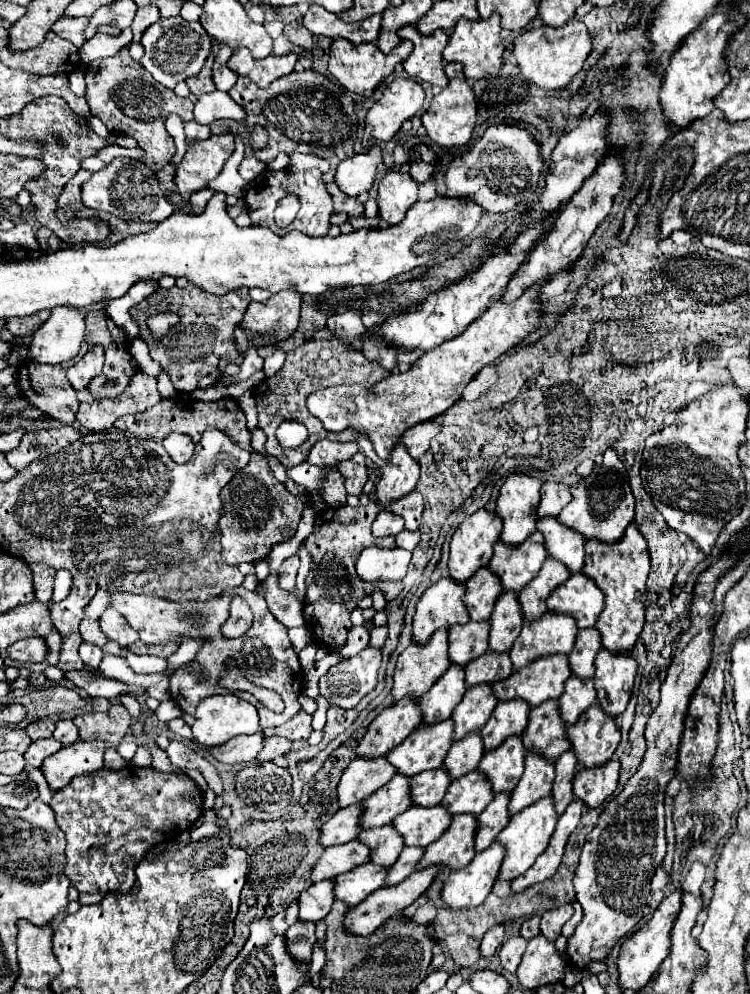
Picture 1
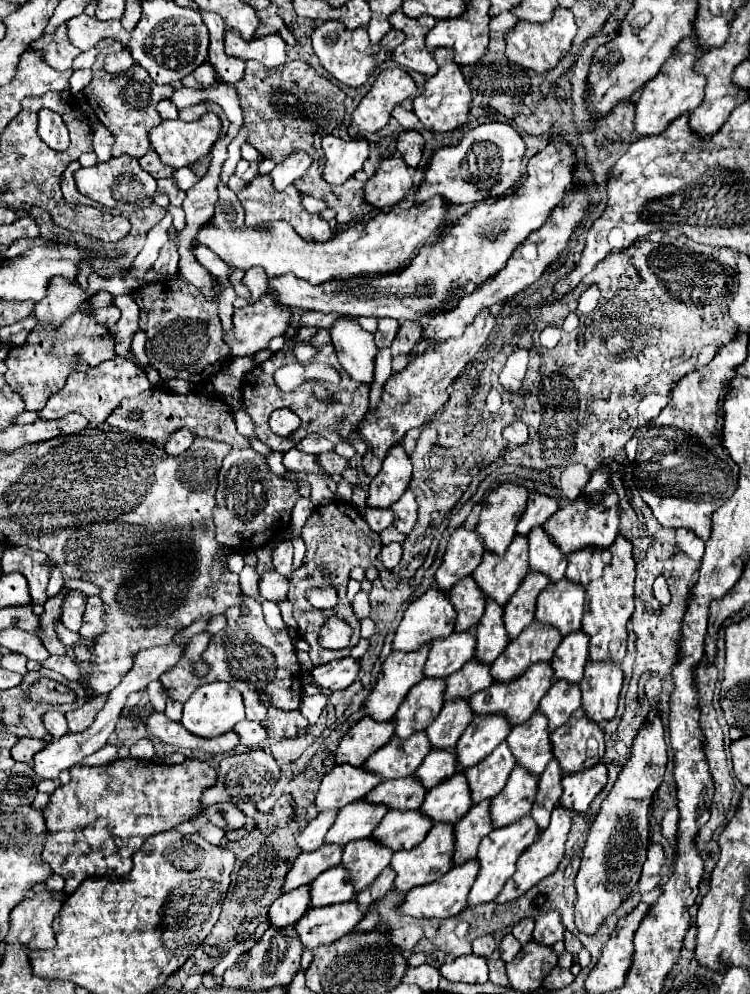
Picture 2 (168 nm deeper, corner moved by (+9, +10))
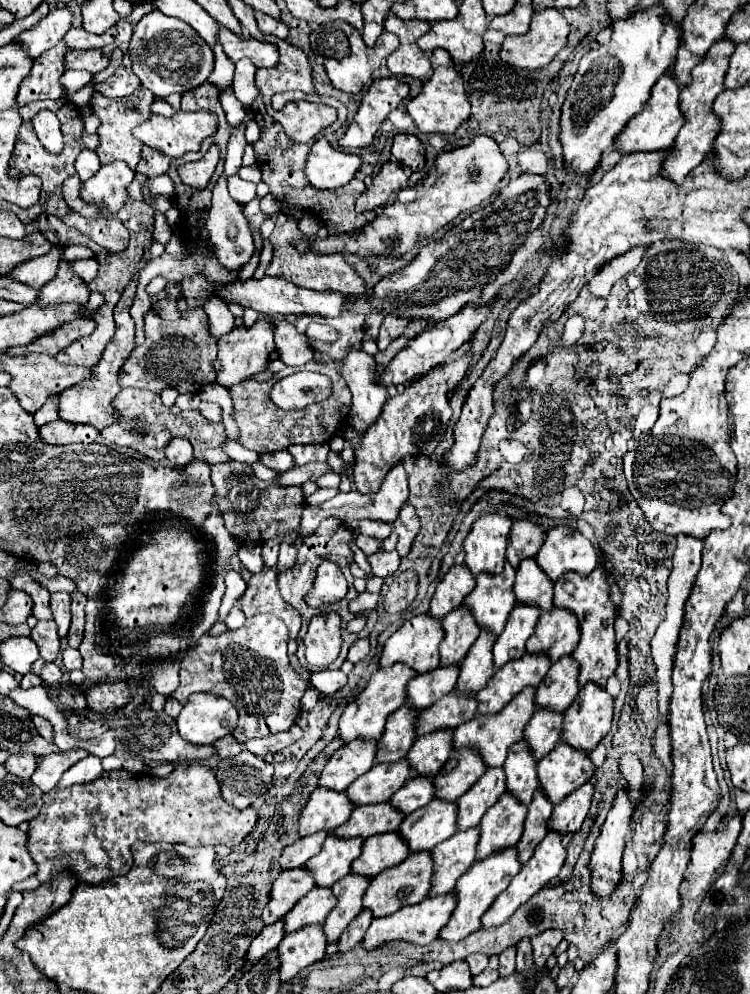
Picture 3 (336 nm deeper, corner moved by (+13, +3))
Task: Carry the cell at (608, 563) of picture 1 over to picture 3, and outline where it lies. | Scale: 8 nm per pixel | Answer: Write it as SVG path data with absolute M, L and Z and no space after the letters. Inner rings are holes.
M602 562L592 574L580 576L580 574L564 574L564 578L558 578L554 584L554 606L566 608L576 614L580 622L580 642L576 650L572 652L572 658L580 662L580 684L596 682L600 686L606 686L606 680L616 672L618 668L618 652L616 652L616 634L614 634L614 622L616 622L616 608L610 596L610 582L608 582L608 568ZM564 584L574 586L574 590L564 590Z

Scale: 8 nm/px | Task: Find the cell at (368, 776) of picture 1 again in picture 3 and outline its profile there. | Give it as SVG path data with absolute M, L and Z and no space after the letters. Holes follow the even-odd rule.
M318 786L300 812L300 836L310 836L318 830L334 830L350 818L352 808L354 806L348 802L346 792L336 794L334 790L324 790L324 786Z

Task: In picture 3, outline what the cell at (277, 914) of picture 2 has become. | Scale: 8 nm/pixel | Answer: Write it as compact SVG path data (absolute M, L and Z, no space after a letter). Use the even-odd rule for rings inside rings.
M280 918L280 922L274 922L272 926L264 926L262 932L252 940L252 944L250 944L250 948L248 948L246 964L244 964L244 968L236 974L236 978L238 978L240 974L248 972L250 966L252 966L258 958L262 958L266 952L274 950L274 948L280 944L282 938L284 938L284 920L282 920L282 918Z

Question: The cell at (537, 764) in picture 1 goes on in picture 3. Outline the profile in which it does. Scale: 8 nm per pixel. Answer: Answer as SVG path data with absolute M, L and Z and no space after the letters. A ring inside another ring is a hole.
M504 792L500 800L488 808L480 822L480 842L476 848L476 860L514 846L522 836L526 820L526 806L520 806L512 794Z

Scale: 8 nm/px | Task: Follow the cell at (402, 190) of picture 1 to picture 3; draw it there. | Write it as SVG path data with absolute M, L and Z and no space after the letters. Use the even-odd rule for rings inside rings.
M386 162L380 168L380 172L374 176L372 186L366 188L356 200L356 210L366 212L386 206L394 198L394 192L404 188L406 182L408 182L408 172L404 170L404 166L398 162Z

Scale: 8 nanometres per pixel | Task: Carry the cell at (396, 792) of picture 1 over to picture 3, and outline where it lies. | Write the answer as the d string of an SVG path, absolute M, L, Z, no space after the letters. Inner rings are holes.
M328 834L320 854L316 854L306 864L306 868L314 872L316 884L332 886L334 882L344 878L350 872L352 862L360 856L362 844L364 842L360 842L360 838L344 838L344 842L340 842L340 838L332 838L332 834Z

